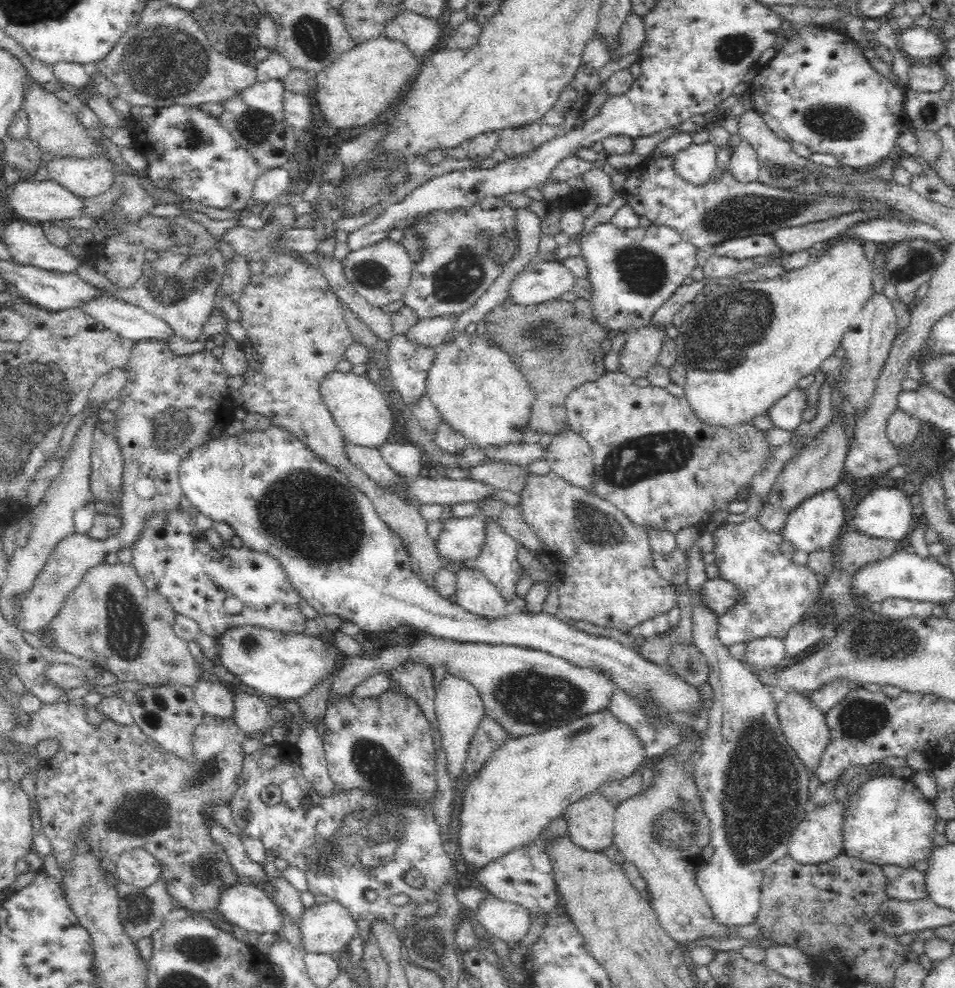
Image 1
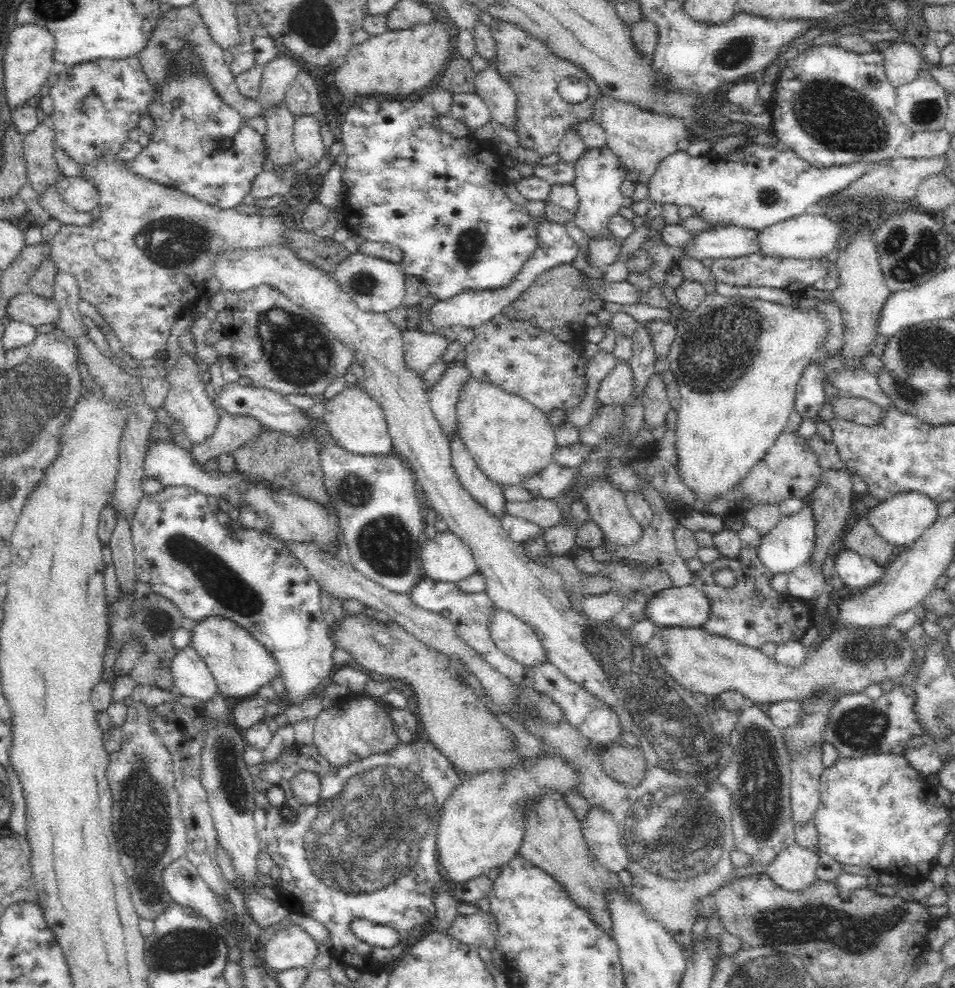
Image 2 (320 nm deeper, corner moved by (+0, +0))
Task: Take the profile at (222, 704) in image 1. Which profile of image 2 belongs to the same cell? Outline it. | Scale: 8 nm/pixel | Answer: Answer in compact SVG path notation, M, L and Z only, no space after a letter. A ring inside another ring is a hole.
M190 645L176 649L176 656L172 658L169 669L177 693L205 701L217 693L210 669Z

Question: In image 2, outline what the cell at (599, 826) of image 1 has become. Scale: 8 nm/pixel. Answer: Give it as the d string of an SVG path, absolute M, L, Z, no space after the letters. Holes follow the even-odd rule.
M592 808L581 824L584 839L599 864L614 874L626 871L630 856L621 843L619 825L609 812Z

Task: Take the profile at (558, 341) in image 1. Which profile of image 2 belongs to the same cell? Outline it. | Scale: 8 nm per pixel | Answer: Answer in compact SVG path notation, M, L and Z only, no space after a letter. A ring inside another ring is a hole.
M572 261L550 268L538 275L522 296L508 305L503 314L510 319L530 322L542 328L542 331L552 332L556 339L573 344L578 349L585 342L586 317L603 309L604 301L591 290L590 279L583 271L574 267Z

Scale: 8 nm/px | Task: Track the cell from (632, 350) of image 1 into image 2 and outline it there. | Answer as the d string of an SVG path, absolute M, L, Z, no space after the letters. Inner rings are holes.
M618 361L614 370L600 382L597 399L602 405L622 405L632 398L634 391L633 373L629 364Z

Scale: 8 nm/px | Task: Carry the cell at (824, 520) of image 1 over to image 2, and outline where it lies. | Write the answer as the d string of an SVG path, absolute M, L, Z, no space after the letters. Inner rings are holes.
M806 502L800 512L792 516L781 516L779 523L761 538L757 555L772 576L794 570L797 566L810 561L810 552L814 548L814 517L812 507Z

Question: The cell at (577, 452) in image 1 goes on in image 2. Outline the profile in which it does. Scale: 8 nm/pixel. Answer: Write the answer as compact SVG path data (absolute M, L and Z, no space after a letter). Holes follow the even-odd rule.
M604 477L592 481L581 492L580 501L586 505L590 519L602 530L604 541L616 547L629 547L642 536L644 528L632 516L624 493Z

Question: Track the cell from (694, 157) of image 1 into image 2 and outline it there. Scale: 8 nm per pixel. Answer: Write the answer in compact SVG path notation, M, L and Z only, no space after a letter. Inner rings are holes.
M744 141L734 152L717 155L715 153L690 157L686 151L677 150L664 158L658 164L656 172L649 178L649 194L644 202L636 202L638 214L646 214L646 202L660 204L675 204L678 207L690 206L694 215L698 215L716 227L734 226L752 231L764 230L777 222L804 214L806 208L818 201L827 199L830 195L844 190L861 176L867 175L877 166L883 165L893 158L886 158L880 162L852 162L838 167L816 168L793 150L778 150L773 145L759 145L751 141Z

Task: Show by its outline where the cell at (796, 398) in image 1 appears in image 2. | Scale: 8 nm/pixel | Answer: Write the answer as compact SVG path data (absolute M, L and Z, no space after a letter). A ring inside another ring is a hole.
M813 359L808 363L797 383L794 410L804 419L816 419L827 398L823 384L826 375L816 361Z

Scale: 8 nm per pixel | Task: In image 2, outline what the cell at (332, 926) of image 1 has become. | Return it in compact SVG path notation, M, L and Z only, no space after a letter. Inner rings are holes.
M289 925L280 927L277 934L259 949L264 967L281 971L313 965L317 944L302 928Z

